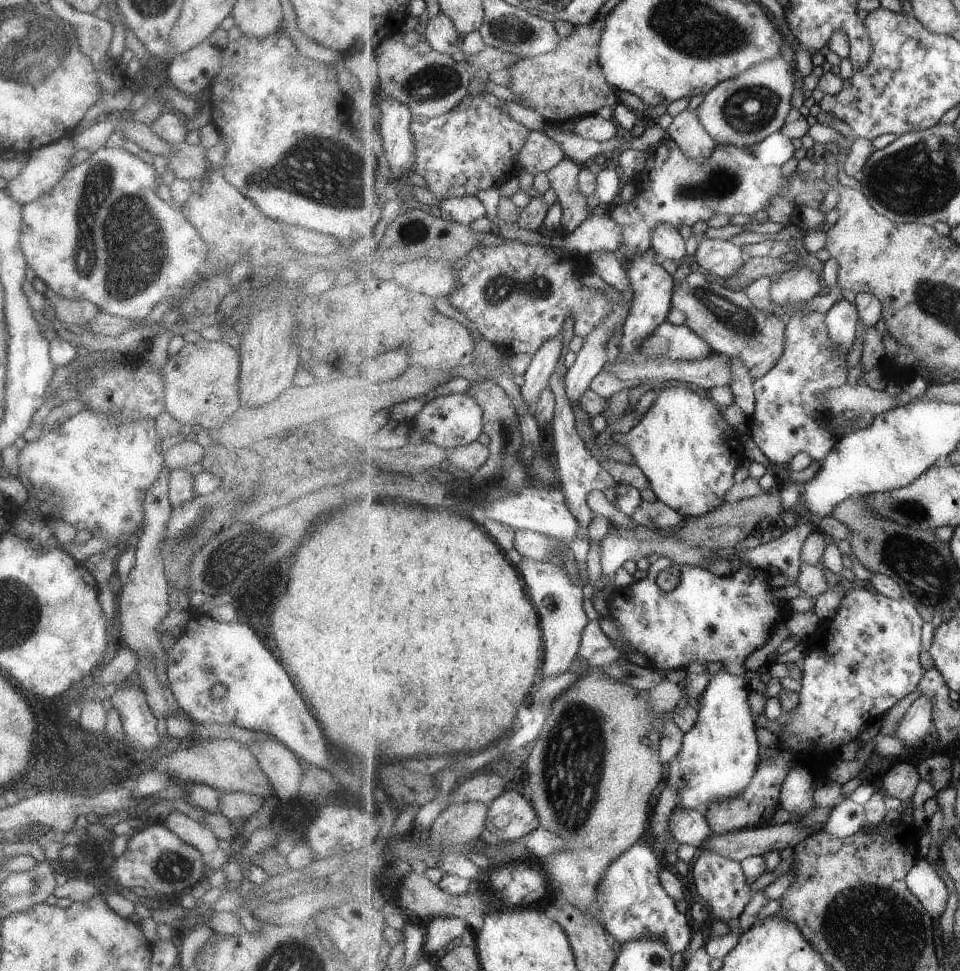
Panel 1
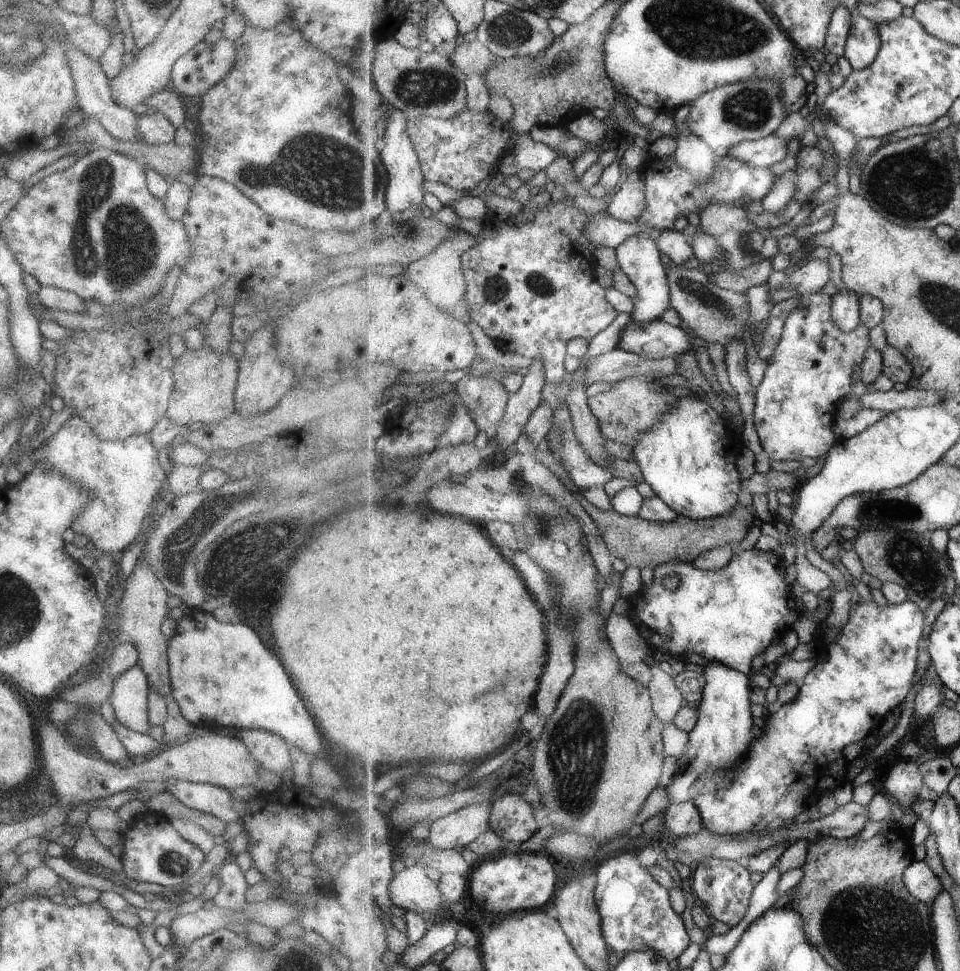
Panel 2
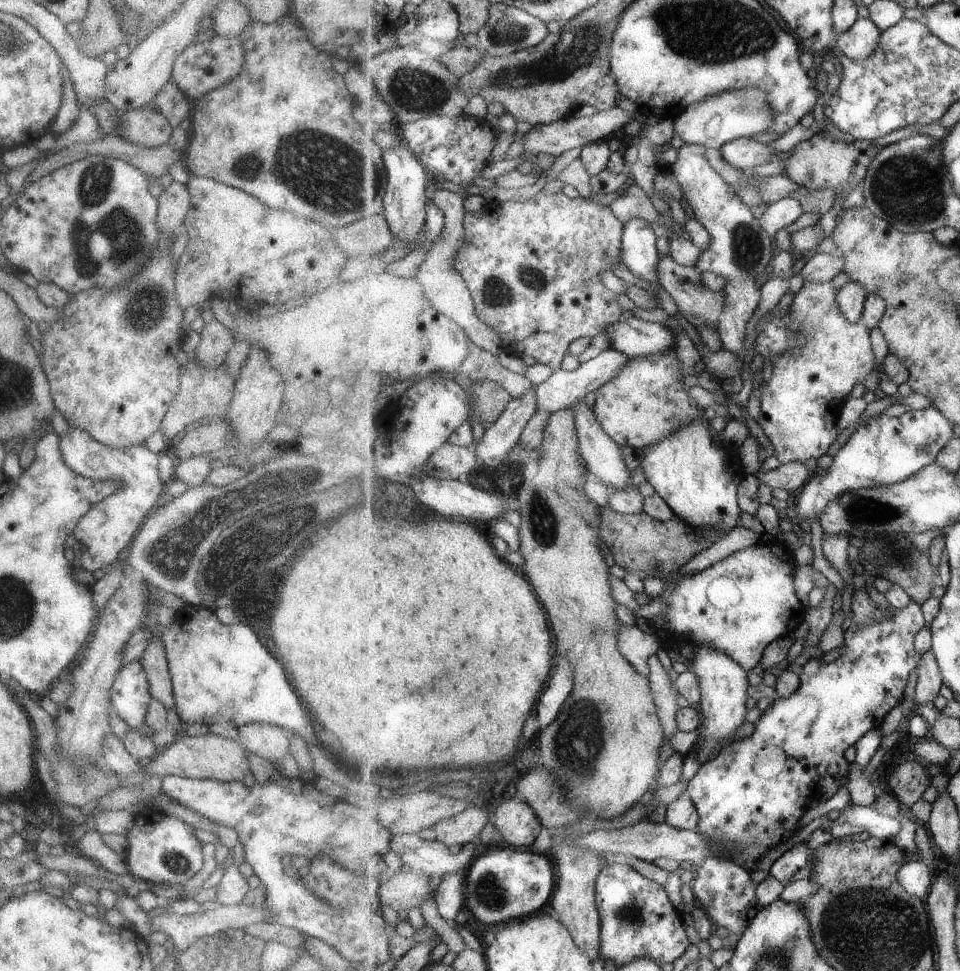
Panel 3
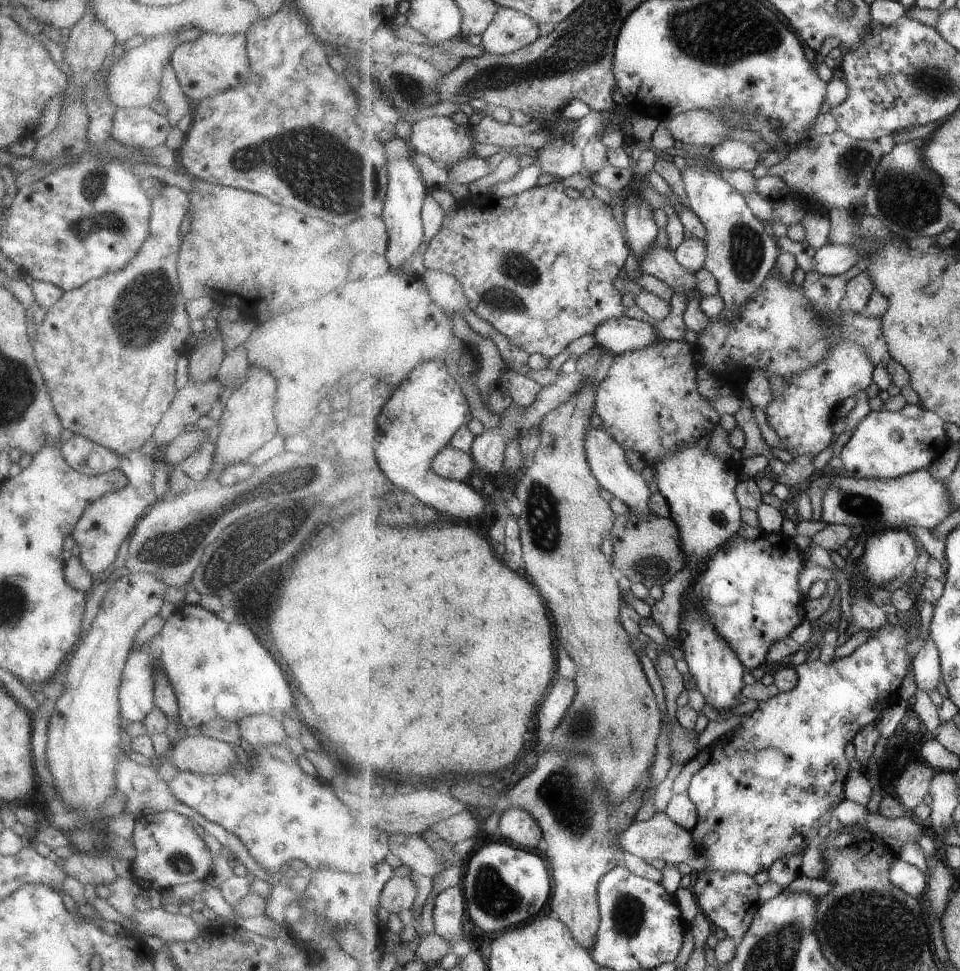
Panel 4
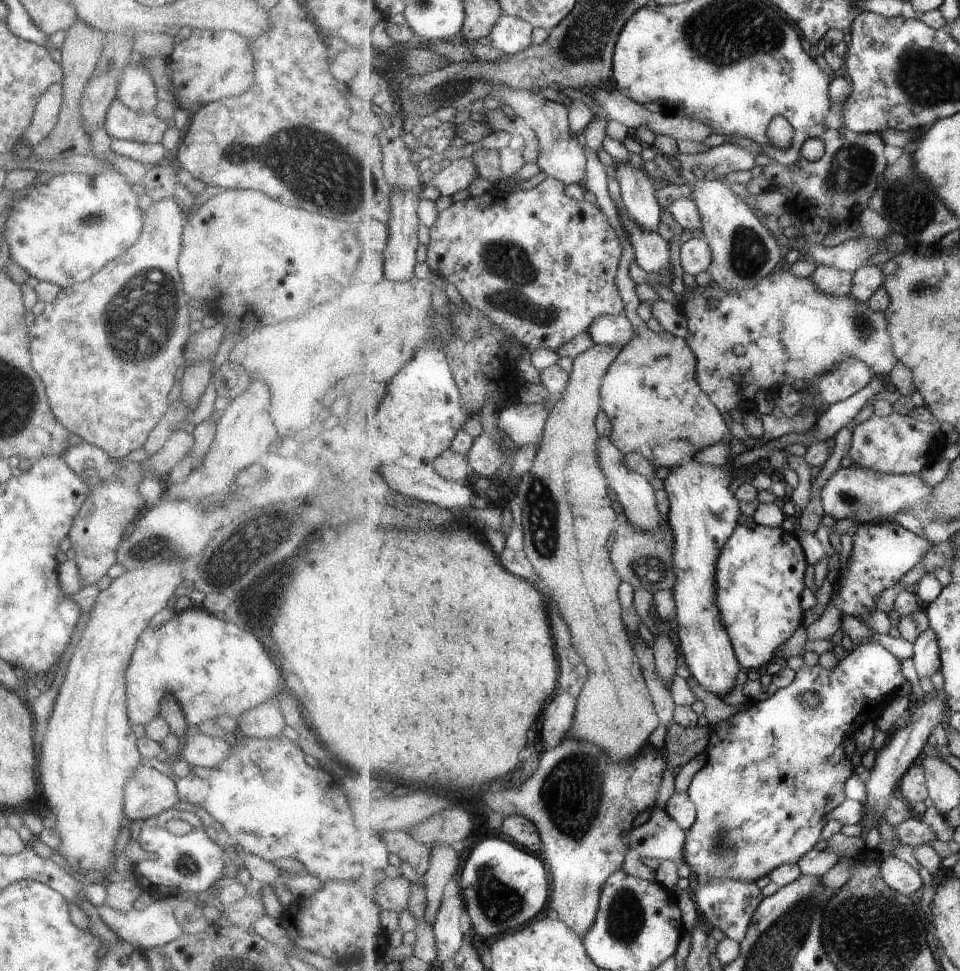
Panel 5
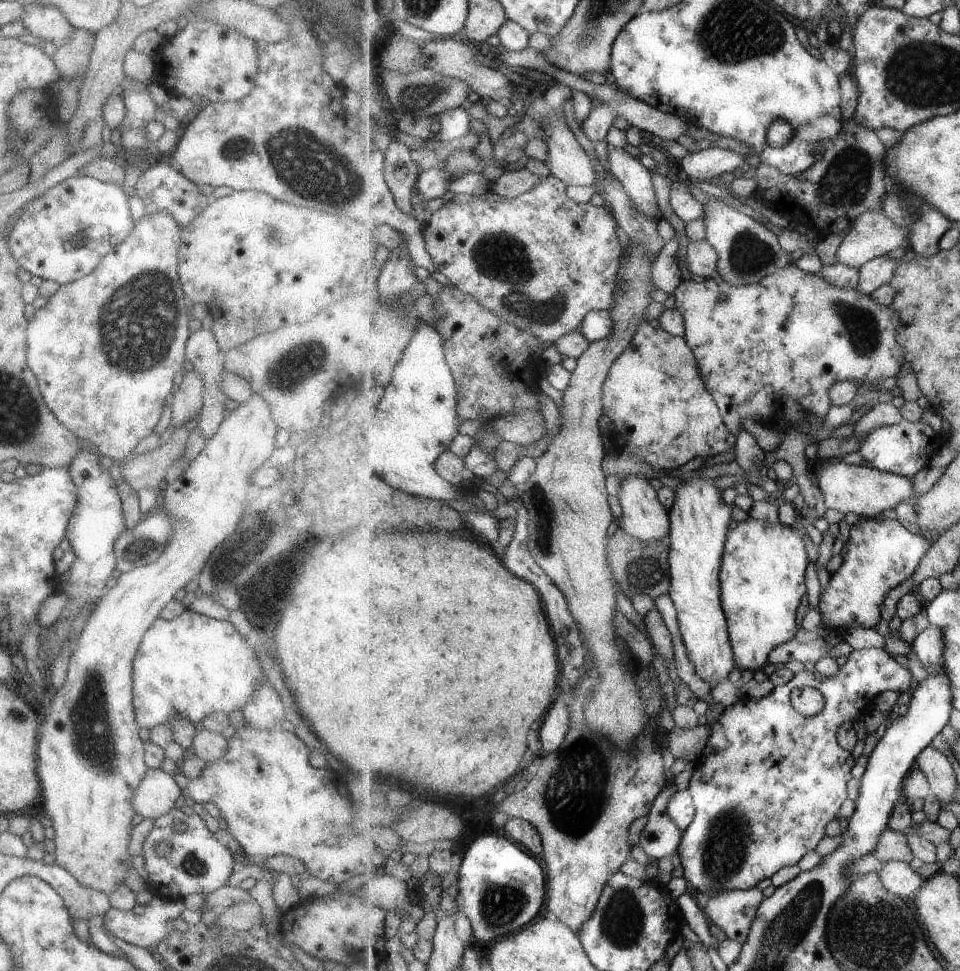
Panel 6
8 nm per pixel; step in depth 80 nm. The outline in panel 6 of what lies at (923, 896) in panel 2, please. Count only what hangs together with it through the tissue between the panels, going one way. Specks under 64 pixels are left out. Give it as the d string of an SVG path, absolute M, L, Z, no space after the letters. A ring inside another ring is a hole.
M905 861L886 862L880 877L887 891L906 901L912 900L925 880Z

